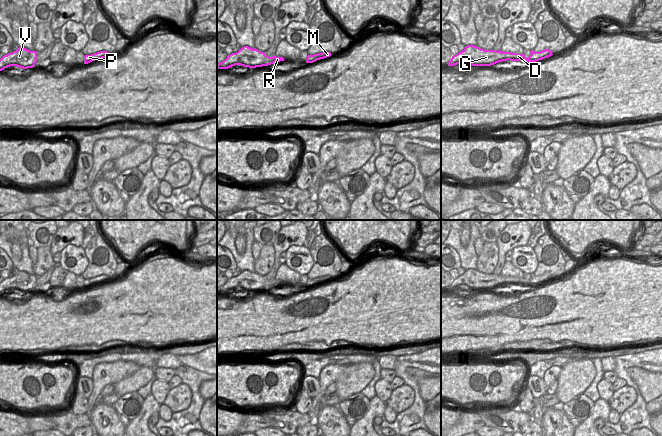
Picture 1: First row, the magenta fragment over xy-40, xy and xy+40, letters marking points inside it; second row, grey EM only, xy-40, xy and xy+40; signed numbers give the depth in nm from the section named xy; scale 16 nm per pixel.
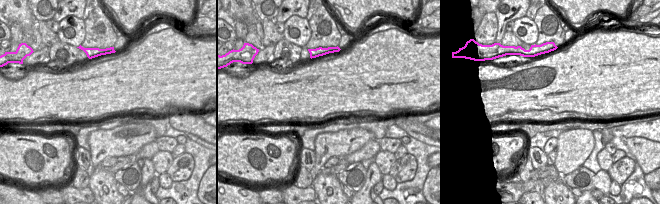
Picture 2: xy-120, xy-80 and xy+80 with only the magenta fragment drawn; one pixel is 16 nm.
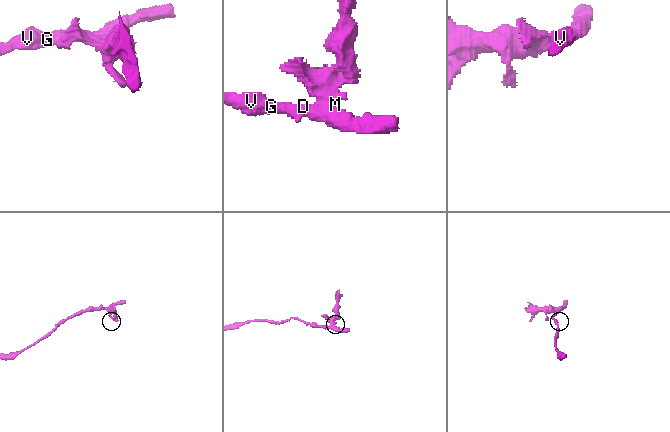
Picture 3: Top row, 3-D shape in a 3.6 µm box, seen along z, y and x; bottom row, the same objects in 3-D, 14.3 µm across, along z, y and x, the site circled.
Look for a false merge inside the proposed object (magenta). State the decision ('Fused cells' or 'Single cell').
Fused cells

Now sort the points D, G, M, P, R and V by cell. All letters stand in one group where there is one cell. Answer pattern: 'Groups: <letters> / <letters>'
Groups: D G R V / M P

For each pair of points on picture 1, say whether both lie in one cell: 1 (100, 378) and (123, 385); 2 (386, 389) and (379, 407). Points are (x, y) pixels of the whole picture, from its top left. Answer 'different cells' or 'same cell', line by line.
1: different cells
2: different cells

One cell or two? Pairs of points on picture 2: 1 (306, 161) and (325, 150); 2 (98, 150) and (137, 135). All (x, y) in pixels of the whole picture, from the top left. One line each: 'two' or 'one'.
1: two
2: one

